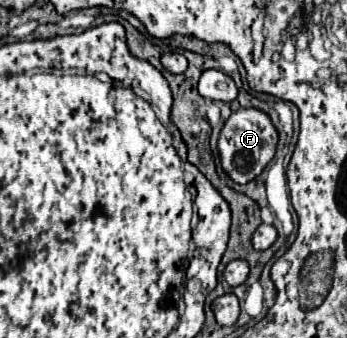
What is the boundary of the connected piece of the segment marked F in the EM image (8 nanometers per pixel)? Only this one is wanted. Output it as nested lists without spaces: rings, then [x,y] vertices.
[[[239,108],[237,112],[233,112],[219,134],[221,166],[225,174],[237,184],[247,184],[255,180],[275,156],[275,148],[277,148],[277,130],[265,112],[255,108],[247,110]]]

